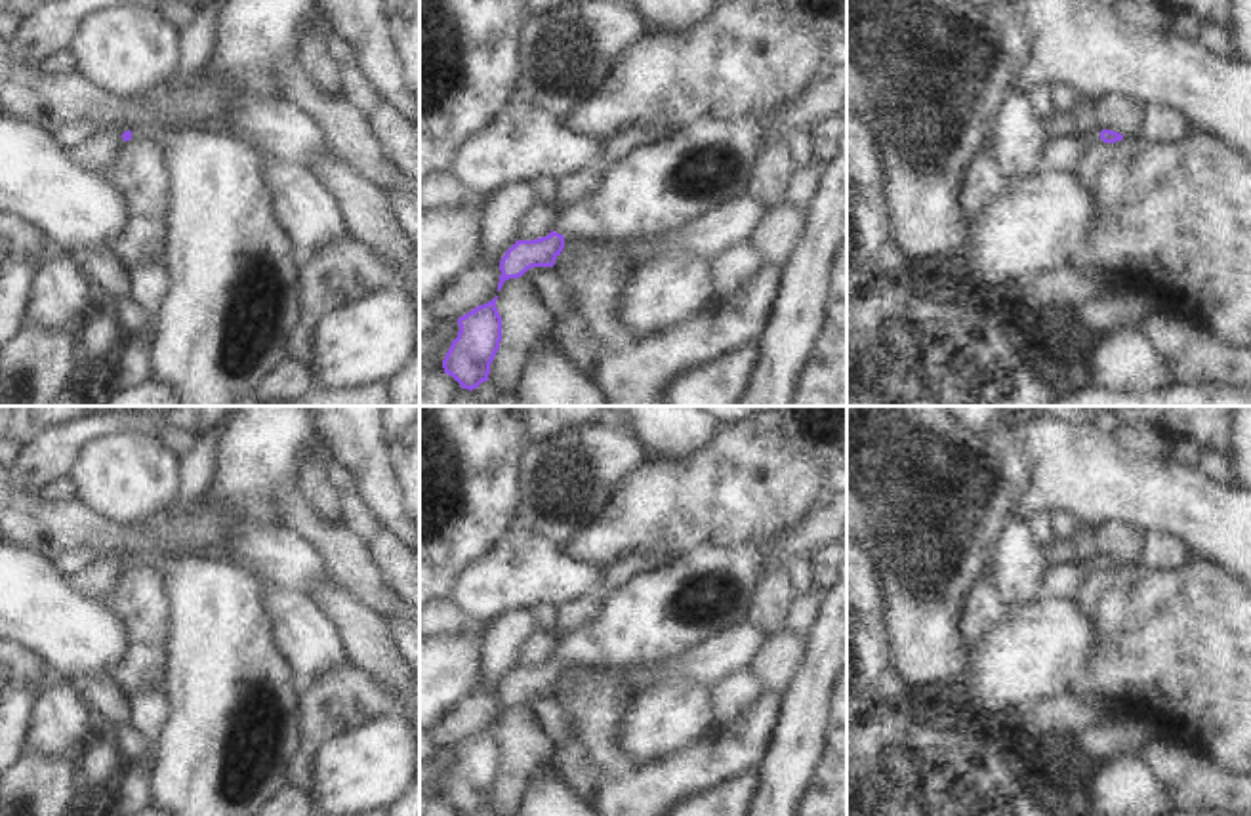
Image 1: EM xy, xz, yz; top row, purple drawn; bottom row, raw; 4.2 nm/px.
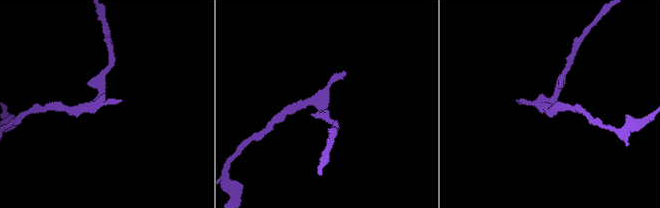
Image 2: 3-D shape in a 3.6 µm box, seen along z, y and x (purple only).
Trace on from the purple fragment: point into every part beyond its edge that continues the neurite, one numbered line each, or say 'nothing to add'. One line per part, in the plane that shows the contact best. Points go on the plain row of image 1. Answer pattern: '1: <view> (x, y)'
1: xy (237, 725)

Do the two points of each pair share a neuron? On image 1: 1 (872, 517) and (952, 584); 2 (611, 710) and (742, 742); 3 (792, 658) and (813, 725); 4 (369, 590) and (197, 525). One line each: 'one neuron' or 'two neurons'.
1: one neuron
2: one neuron
3: two neurons
4: two neurons

